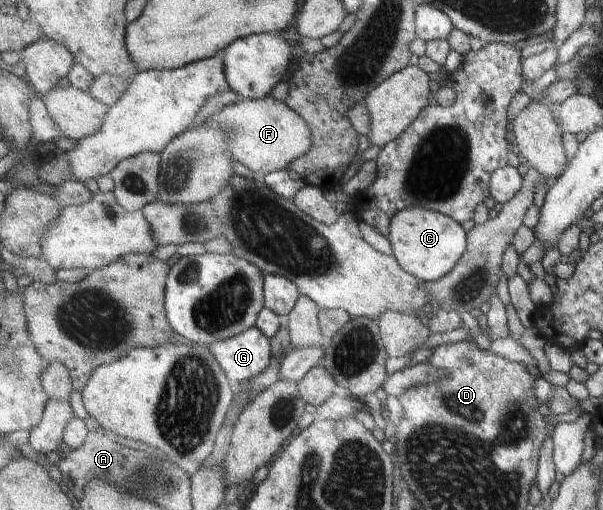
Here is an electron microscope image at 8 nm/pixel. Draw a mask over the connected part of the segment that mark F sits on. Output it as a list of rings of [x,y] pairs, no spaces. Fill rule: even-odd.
[[[274,97],[240,98],[237,103],[209,119],[212,119],[212,124],[232,126],[232,130],[236,132],[230,146],[232,154],[254,173],[267,175],[281,170],[289,171],[294,162],[310,154],[310,150],[314,148],[314,130],[310,128],[310,124],[297,110],[290,108],[286,101]]]

